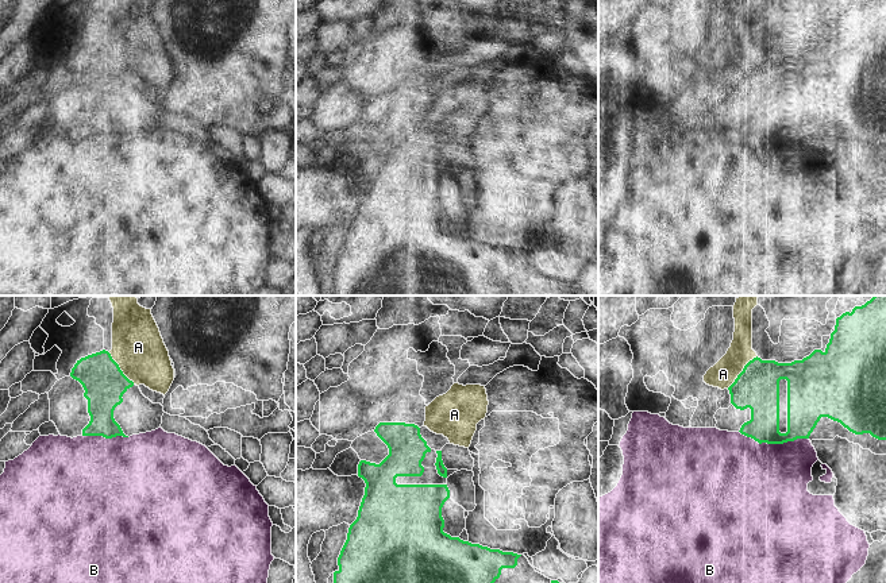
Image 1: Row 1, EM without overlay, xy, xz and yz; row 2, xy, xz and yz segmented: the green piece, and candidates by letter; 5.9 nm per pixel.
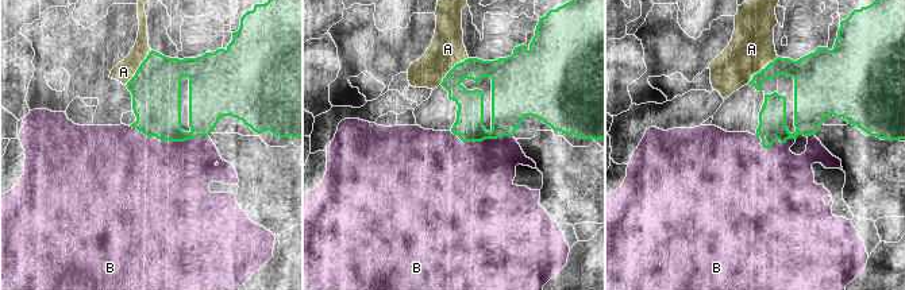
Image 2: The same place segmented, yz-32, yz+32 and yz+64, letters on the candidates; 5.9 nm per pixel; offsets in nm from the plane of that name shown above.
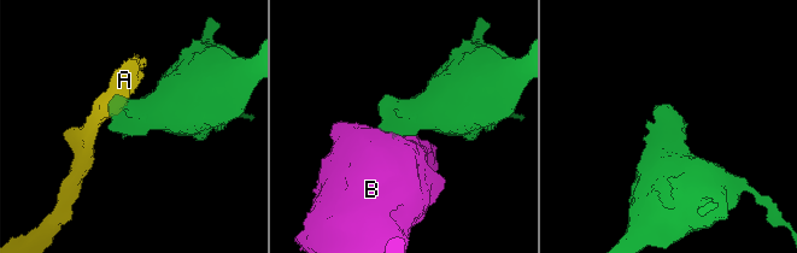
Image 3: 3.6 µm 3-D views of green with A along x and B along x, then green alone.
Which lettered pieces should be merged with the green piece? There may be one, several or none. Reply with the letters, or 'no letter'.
no letter

